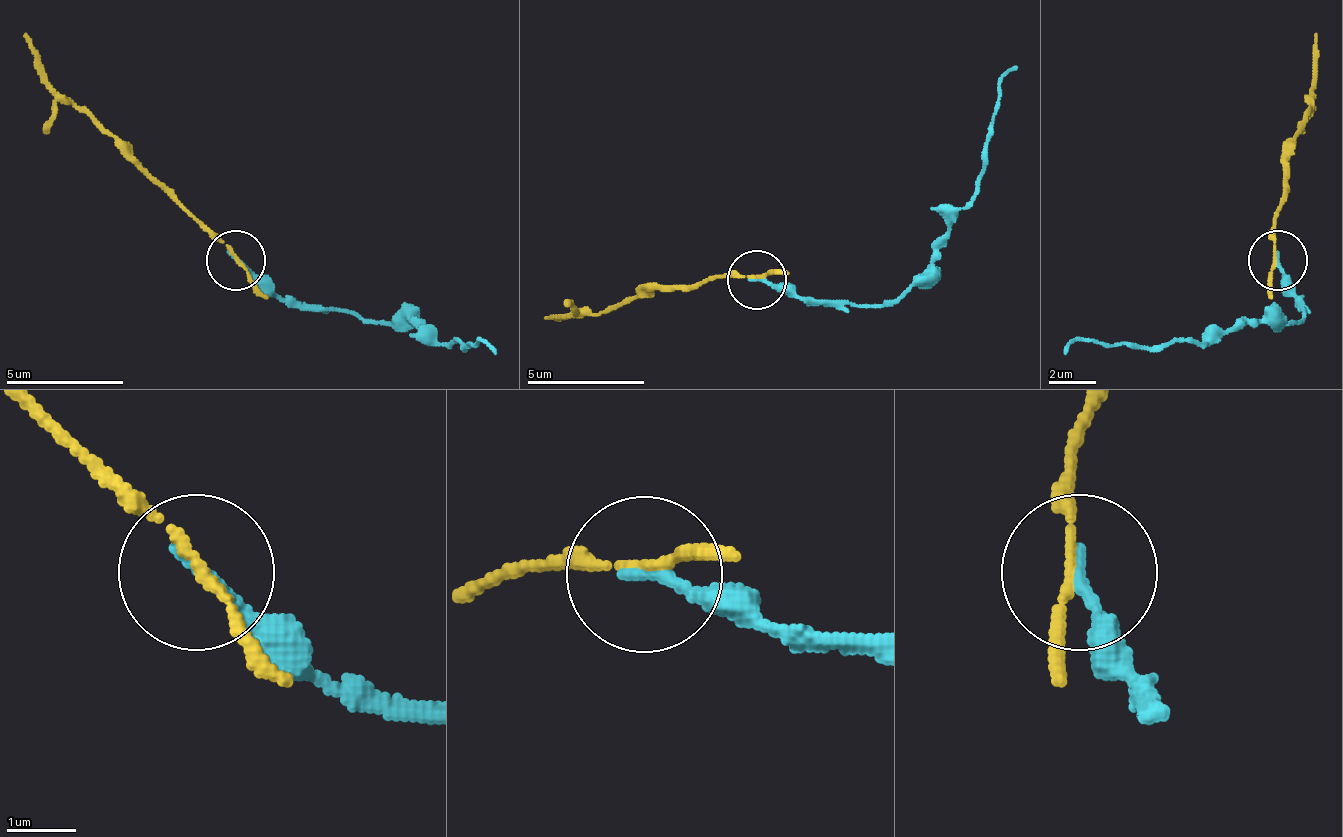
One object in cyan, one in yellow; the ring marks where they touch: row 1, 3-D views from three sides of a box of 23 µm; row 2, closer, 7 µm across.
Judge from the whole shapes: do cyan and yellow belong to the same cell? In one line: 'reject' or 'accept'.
reject

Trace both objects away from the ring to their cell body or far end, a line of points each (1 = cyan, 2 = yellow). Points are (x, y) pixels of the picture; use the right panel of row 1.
1: (1276, 261), (1305, 303), (1299, 321), (1234, 321), (1205, 344), (1081, 338), (1063, 356)
2: (1276, 261), (1282, 149), (1311, 114), (1311, 78), (1317, 31)

